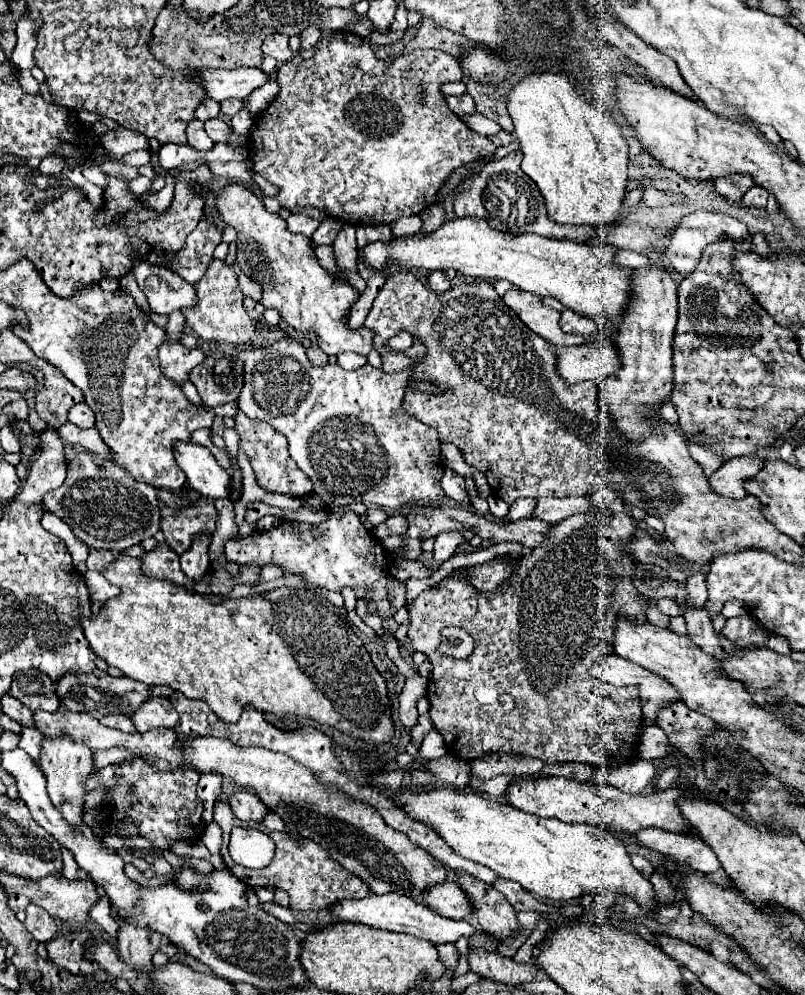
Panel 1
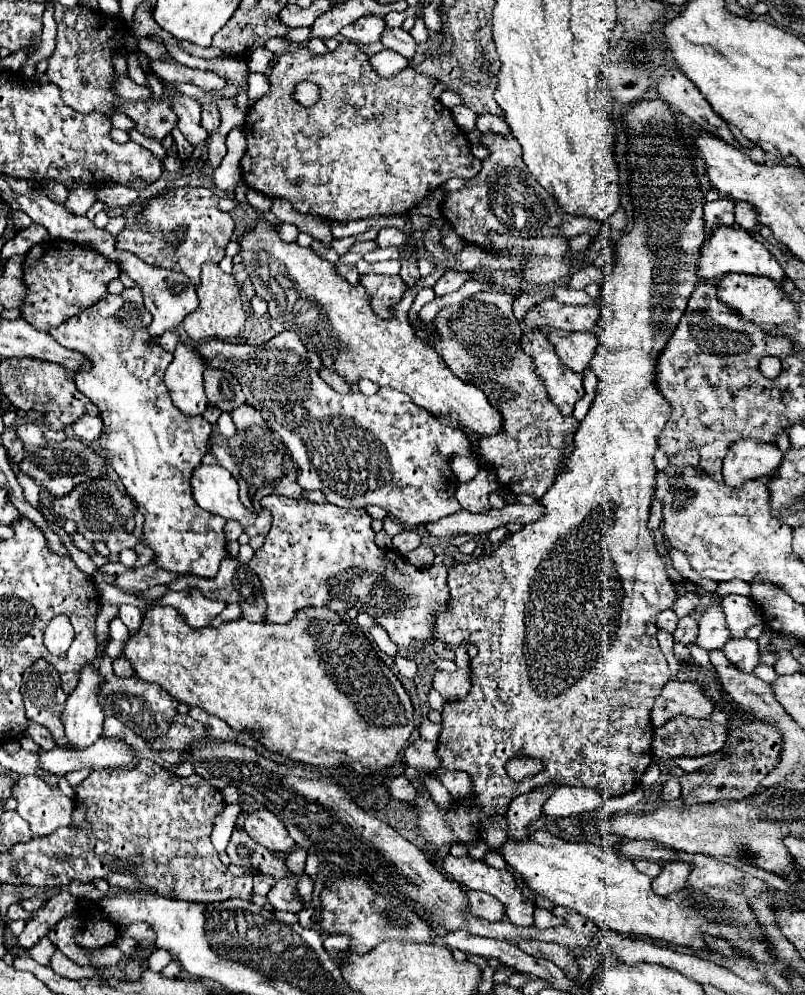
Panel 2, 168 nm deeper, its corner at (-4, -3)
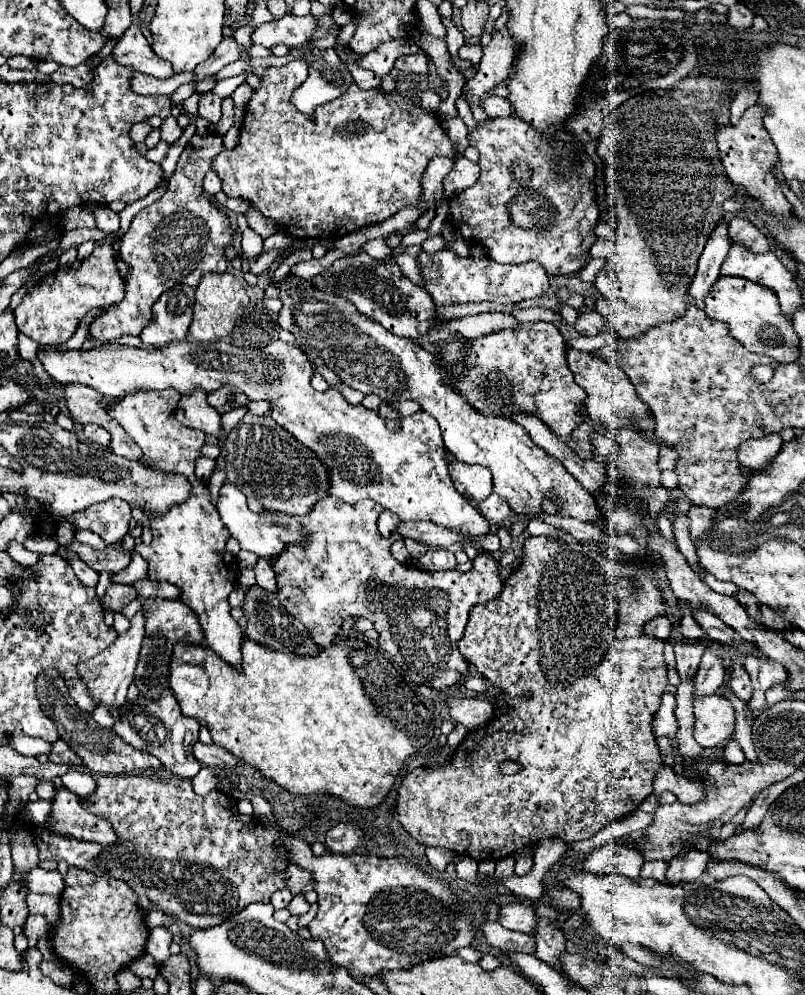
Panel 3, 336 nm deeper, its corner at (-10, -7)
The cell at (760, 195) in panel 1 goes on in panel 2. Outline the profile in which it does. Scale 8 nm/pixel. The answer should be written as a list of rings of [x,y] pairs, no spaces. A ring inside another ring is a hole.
[[[741,201],[735,205],[735,223],[747,231],[761,229],[761,223],[757,221],[757,211],[753,211],[749,203],[741,203]]]

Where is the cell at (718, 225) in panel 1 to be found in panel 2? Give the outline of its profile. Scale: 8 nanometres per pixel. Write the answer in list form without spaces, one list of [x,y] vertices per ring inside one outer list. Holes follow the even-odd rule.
[[[717,227],[707,235],[707,239],[701,247],[697,277],[701,281],[707,281],[707,279],[719,277],[723,273],[763,275],[763,277],[771,277],[777,283],[781,283],[781,279],[785,277],[785,273],[783,273],[781,265],[777,263],[777,259],[759,241],[755,241],[747,231],[741,231],[741,227]]]

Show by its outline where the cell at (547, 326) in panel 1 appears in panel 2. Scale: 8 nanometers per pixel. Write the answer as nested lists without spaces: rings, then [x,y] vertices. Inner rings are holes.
[[[541,325],[537,329],[543,331],[545,337],[549,339],[549,343],[555,345],[557,355],[569,369],[583,373],[583,369],[589,365],[591,355],[597,347],[597,339],[593,333],[569,333],[569,331],[545,327],[545,325]]]

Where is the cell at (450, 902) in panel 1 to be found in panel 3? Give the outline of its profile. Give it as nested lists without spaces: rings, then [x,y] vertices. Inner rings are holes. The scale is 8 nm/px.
[[[509,903],[499,909],[499,923],[511,931],[523,931],[527,935],[535,935],[537,913],[527,903]]]

